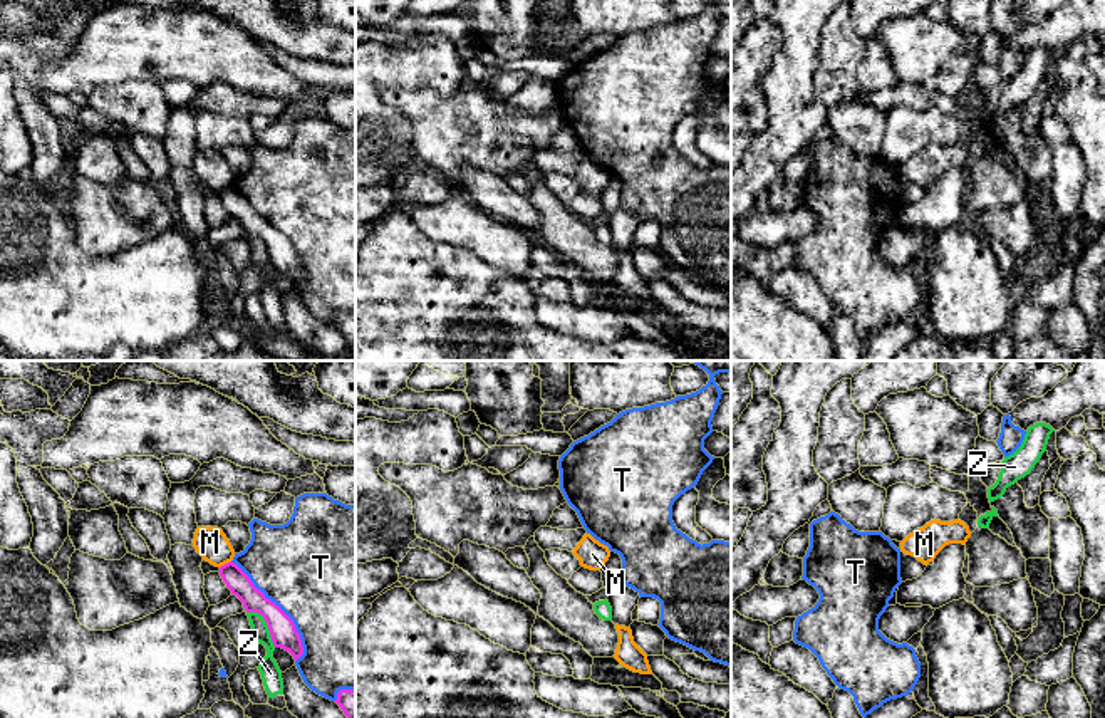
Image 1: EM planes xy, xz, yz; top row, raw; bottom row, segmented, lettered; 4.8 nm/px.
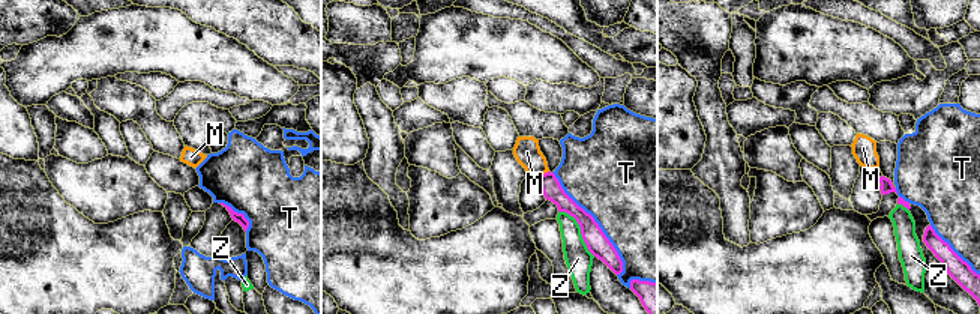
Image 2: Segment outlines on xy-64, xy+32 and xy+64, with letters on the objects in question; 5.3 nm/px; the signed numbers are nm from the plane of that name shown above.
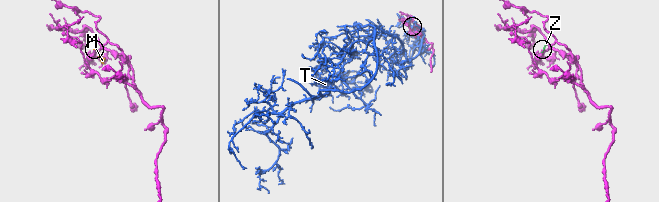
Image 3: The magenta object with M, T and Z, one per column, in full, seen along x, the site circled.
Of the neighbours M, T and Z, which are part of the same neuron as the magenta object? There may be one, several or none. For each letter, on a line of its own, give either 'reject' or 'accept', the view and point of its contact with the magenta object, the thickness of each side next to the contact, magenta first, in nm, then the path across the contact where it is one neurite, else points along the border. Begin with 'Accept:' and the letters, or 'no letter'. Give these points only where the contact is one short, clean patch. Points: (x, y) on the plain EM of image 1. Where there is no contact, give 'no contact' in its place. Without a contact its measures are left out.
Accept: no letter
M: reject | xy (225, 188) | 110/160 nm | along xy (230, 185), (220, 192)
T: reject | xy (282, 235) | 130/500 nm
Z: reject | xy (267, 249) | 130/100 nm | along xy (247, 235), (255, 235), (264, 244), (275, 270)

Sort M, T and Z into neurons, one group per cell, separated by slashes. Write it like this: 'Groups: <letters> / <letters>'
Groups: M / T / Z

